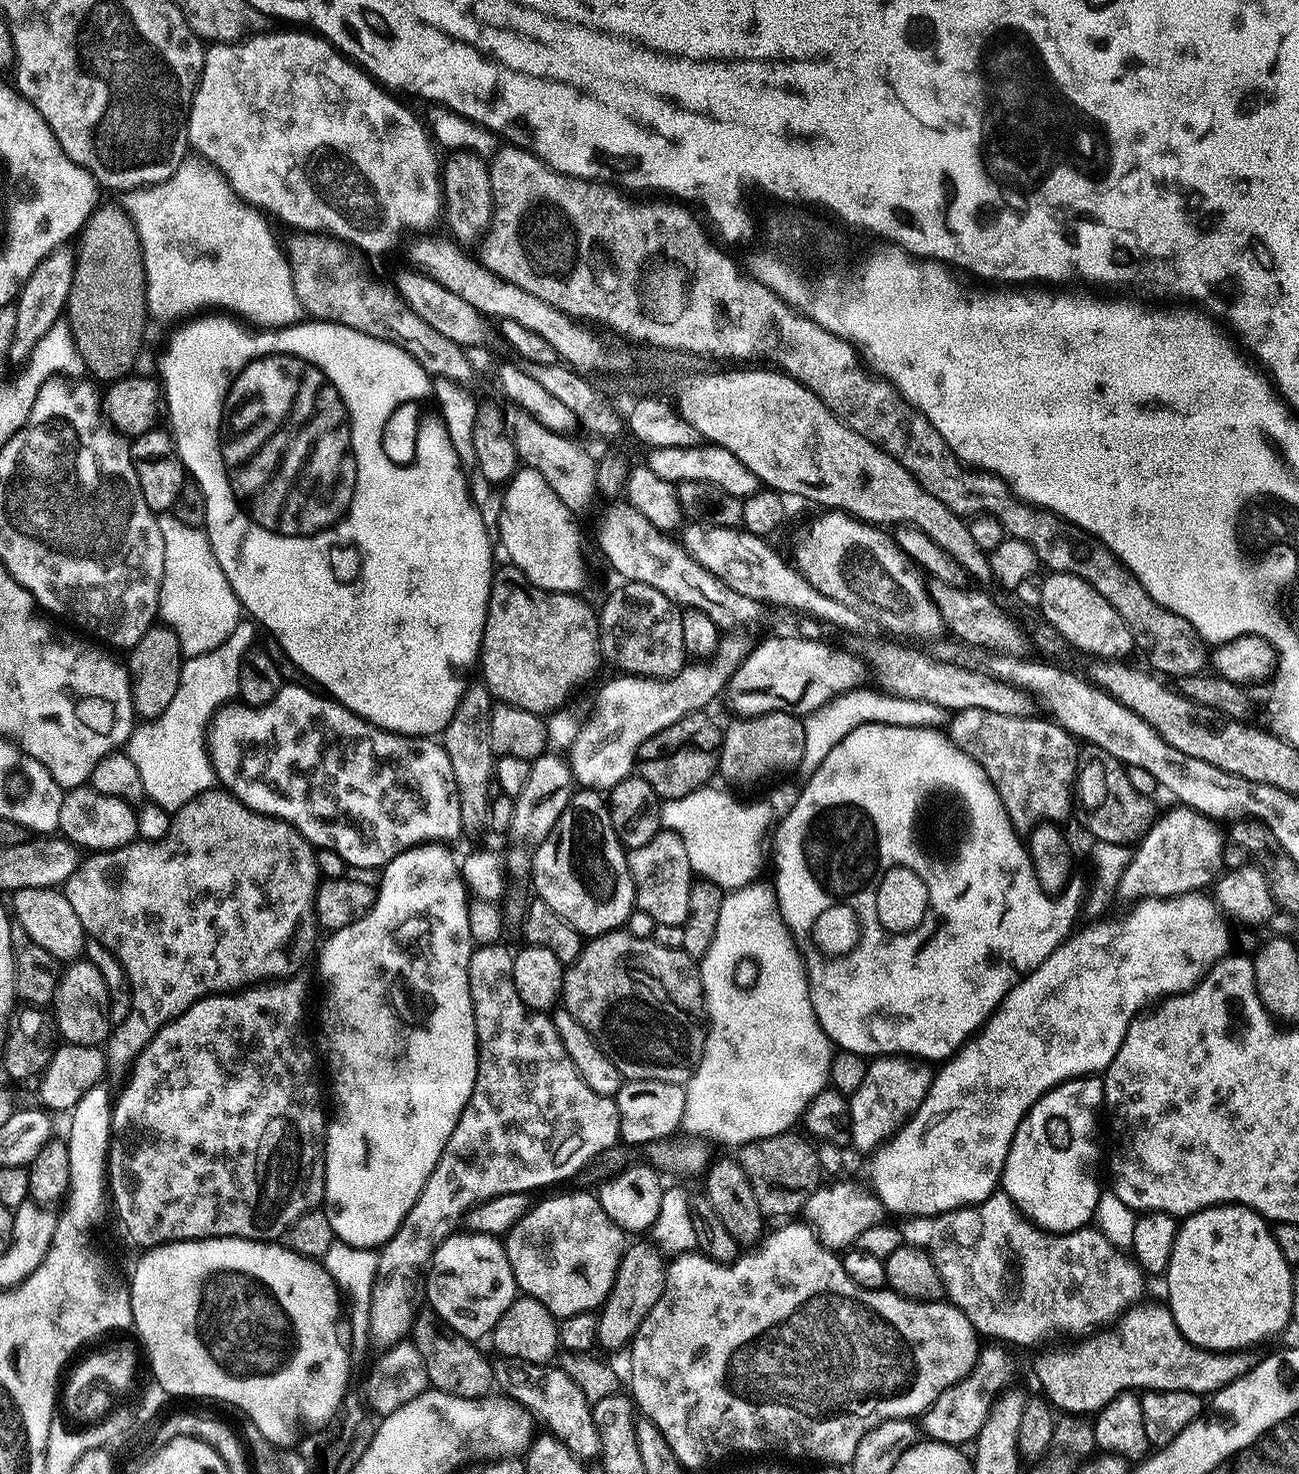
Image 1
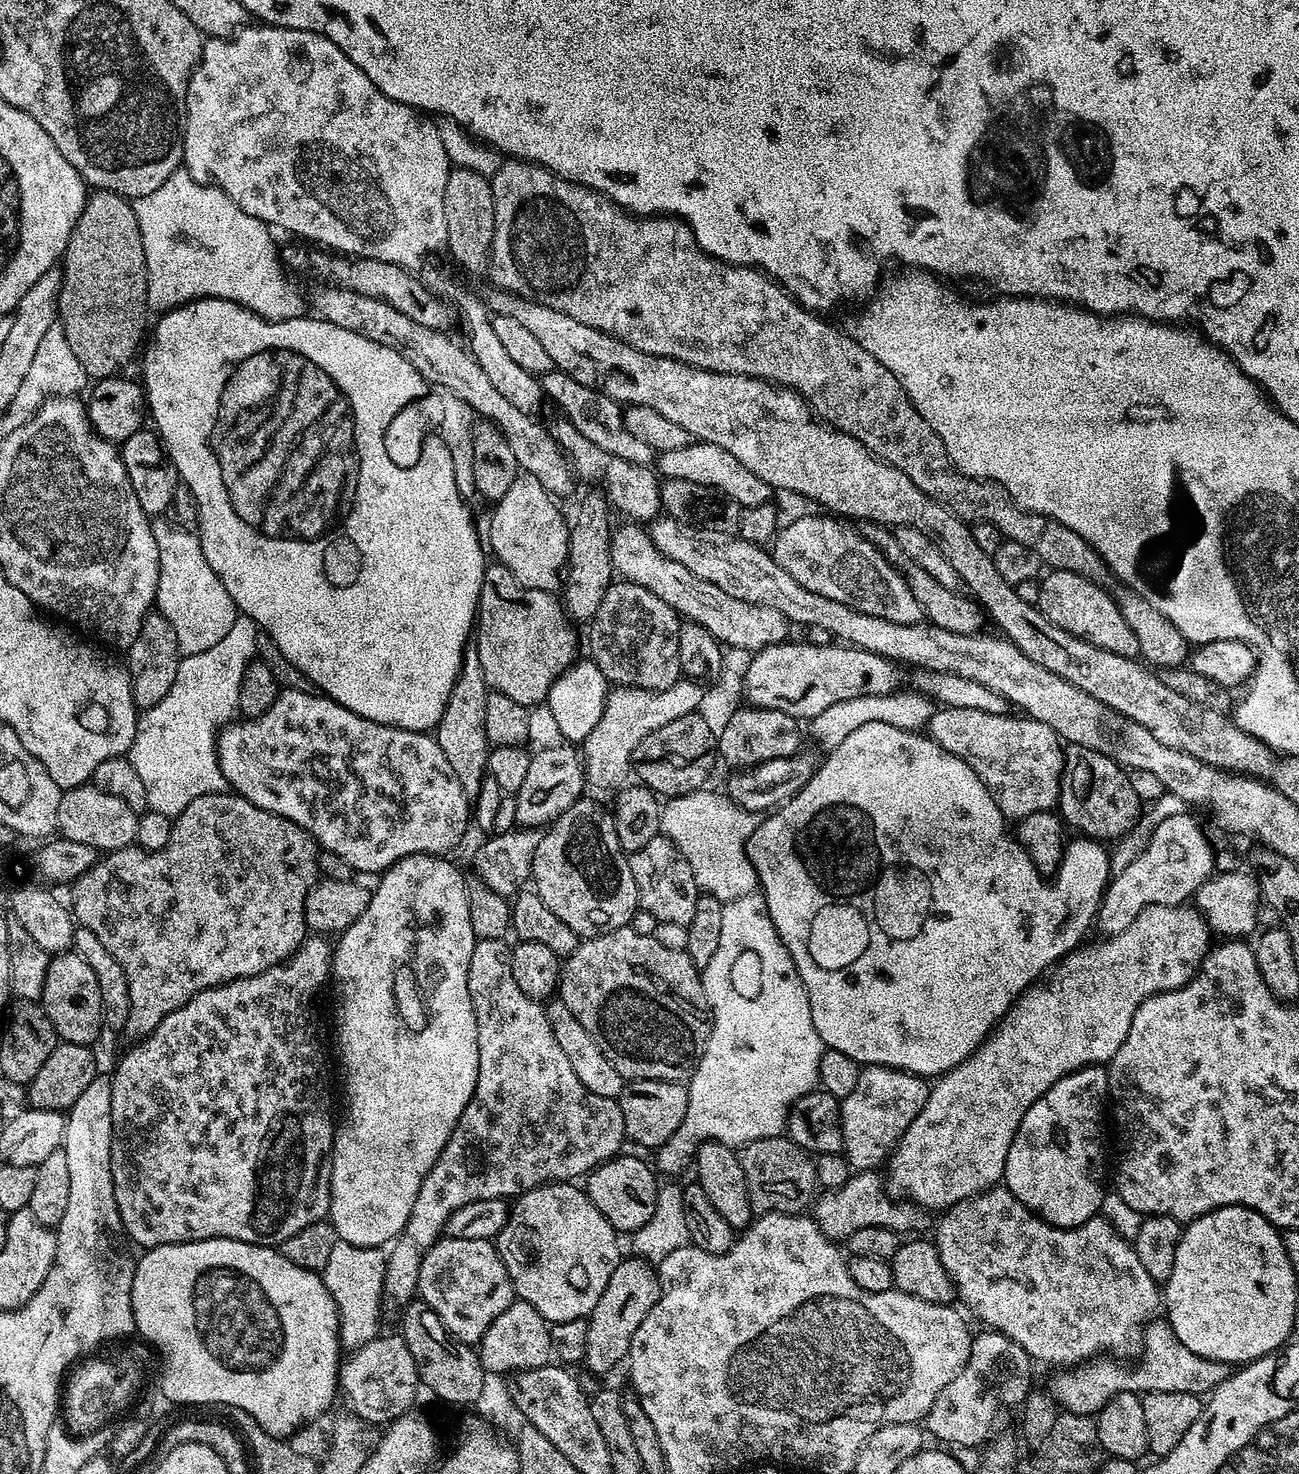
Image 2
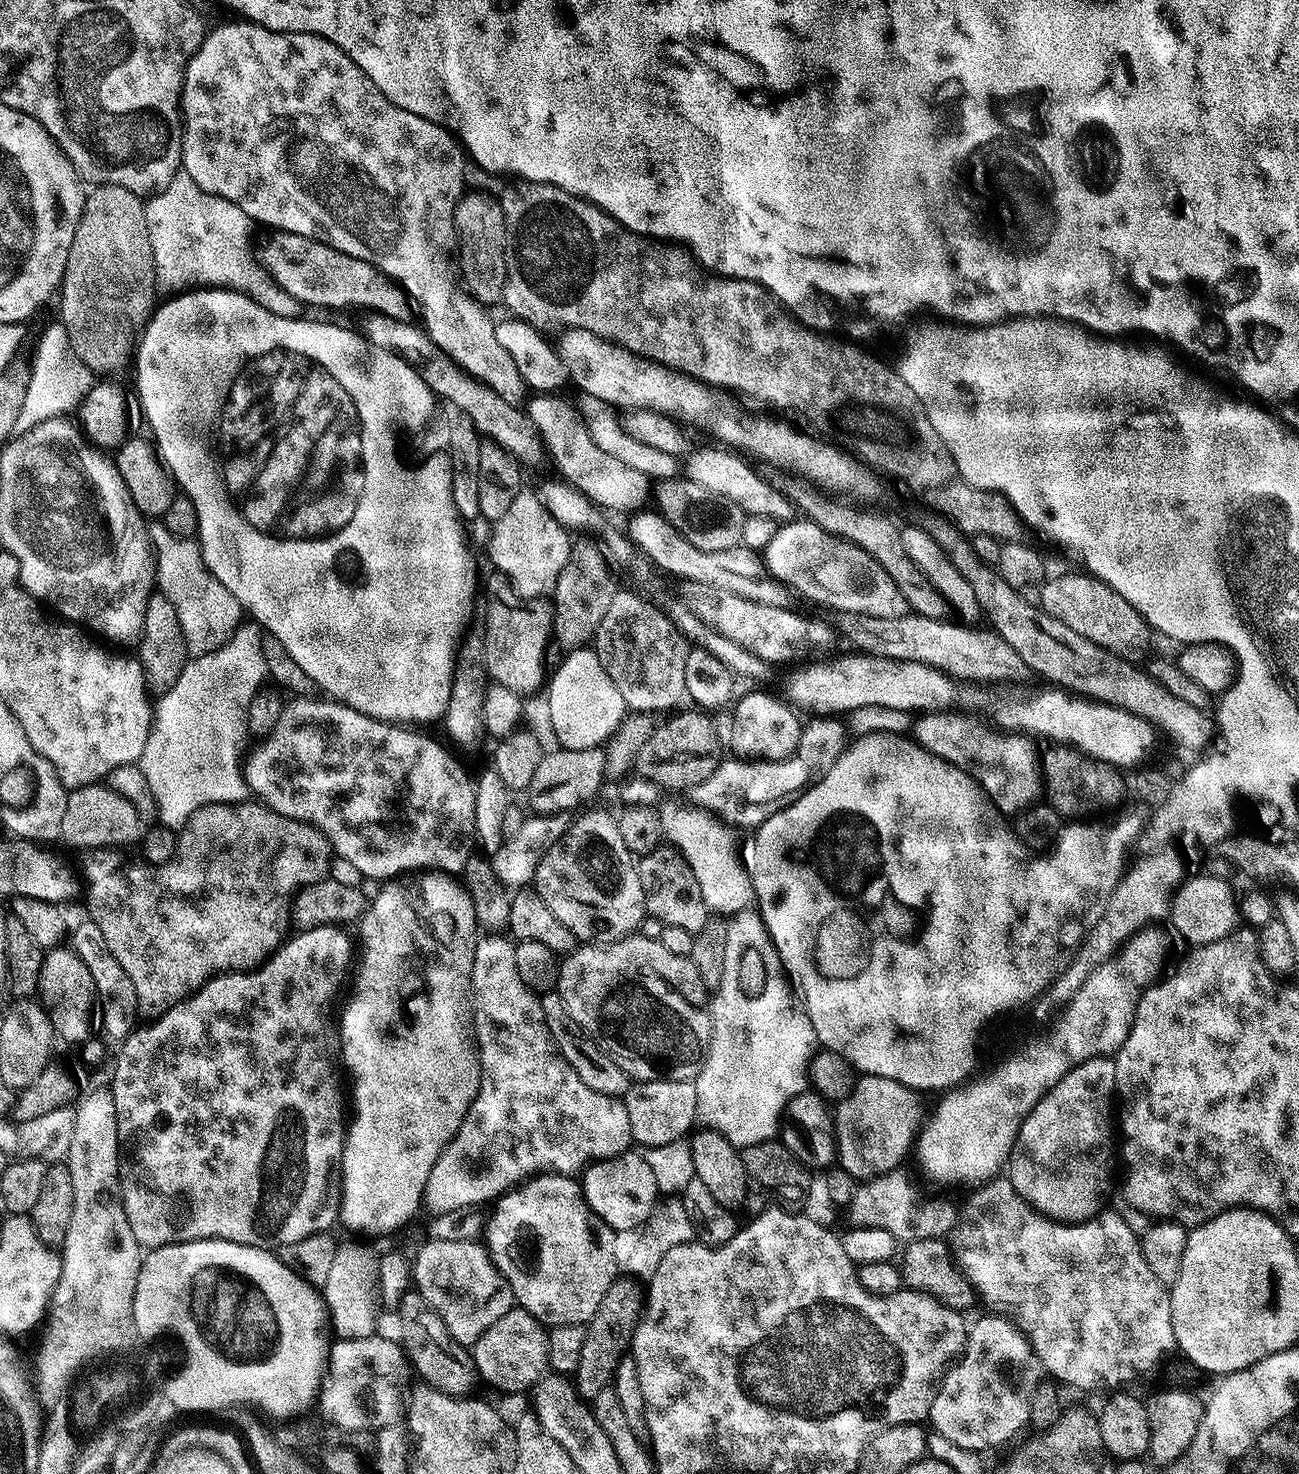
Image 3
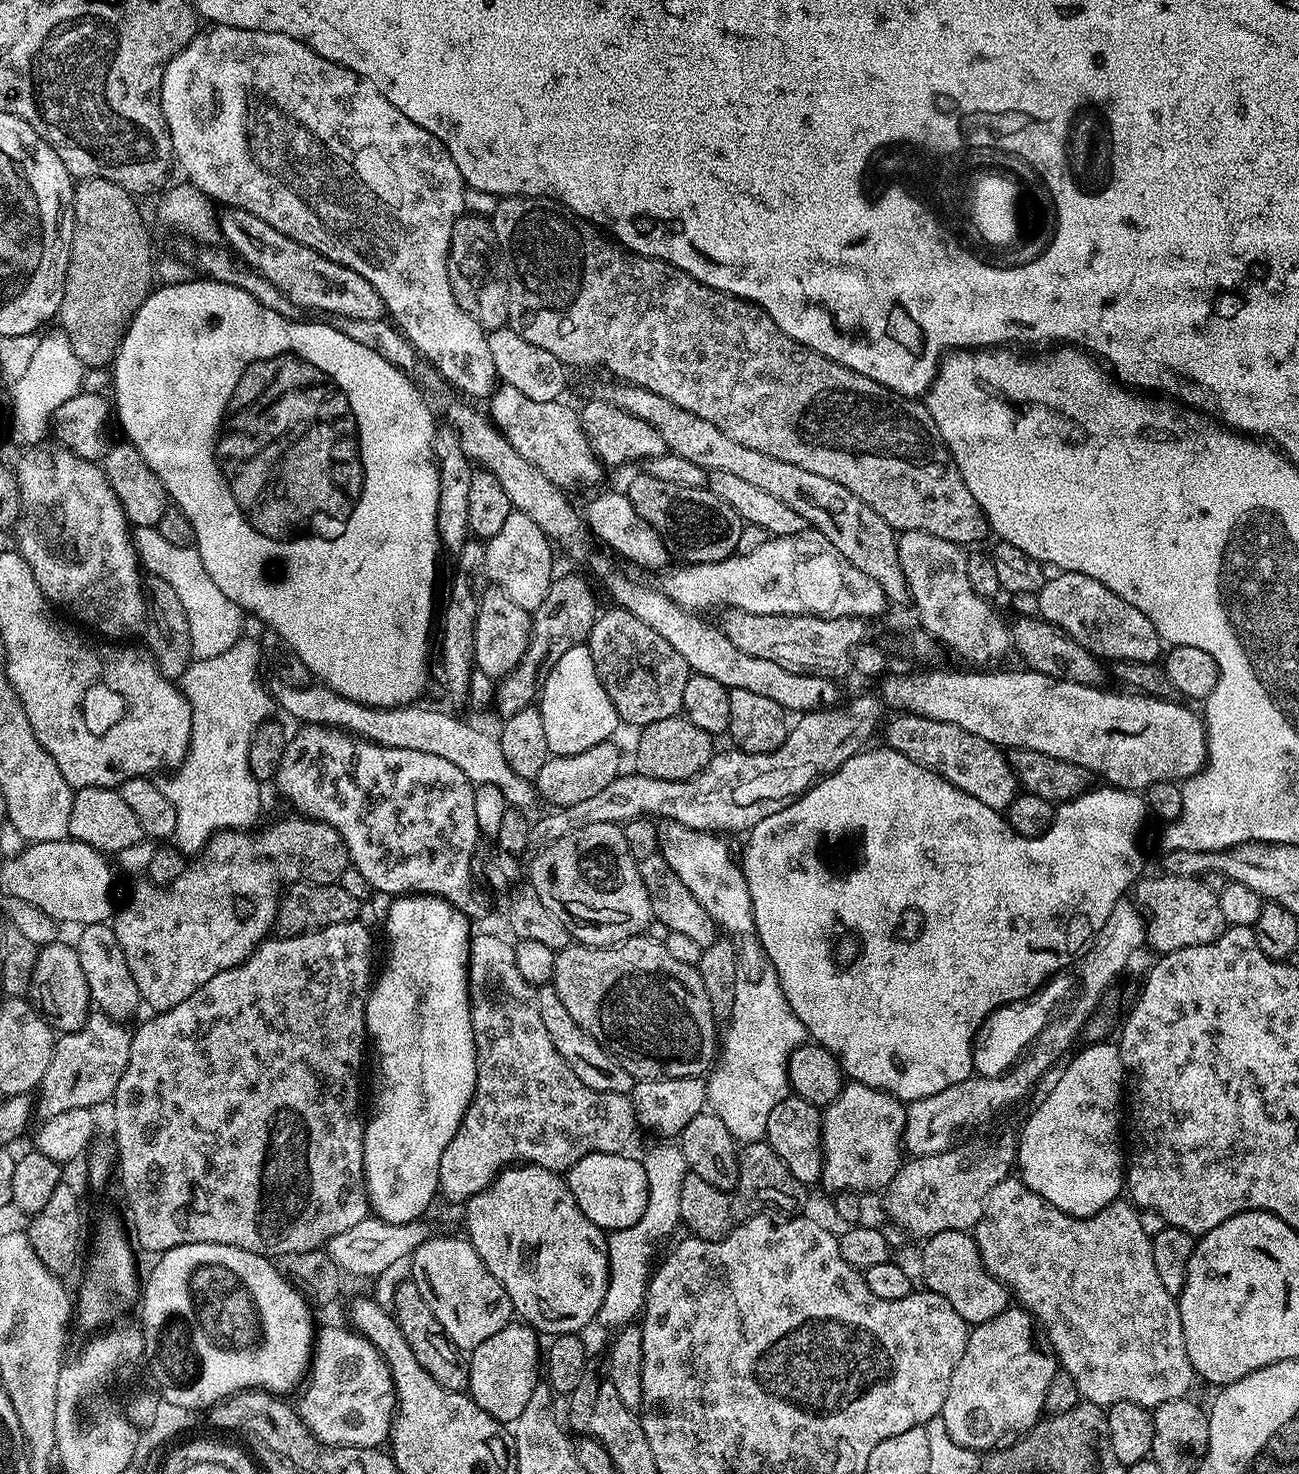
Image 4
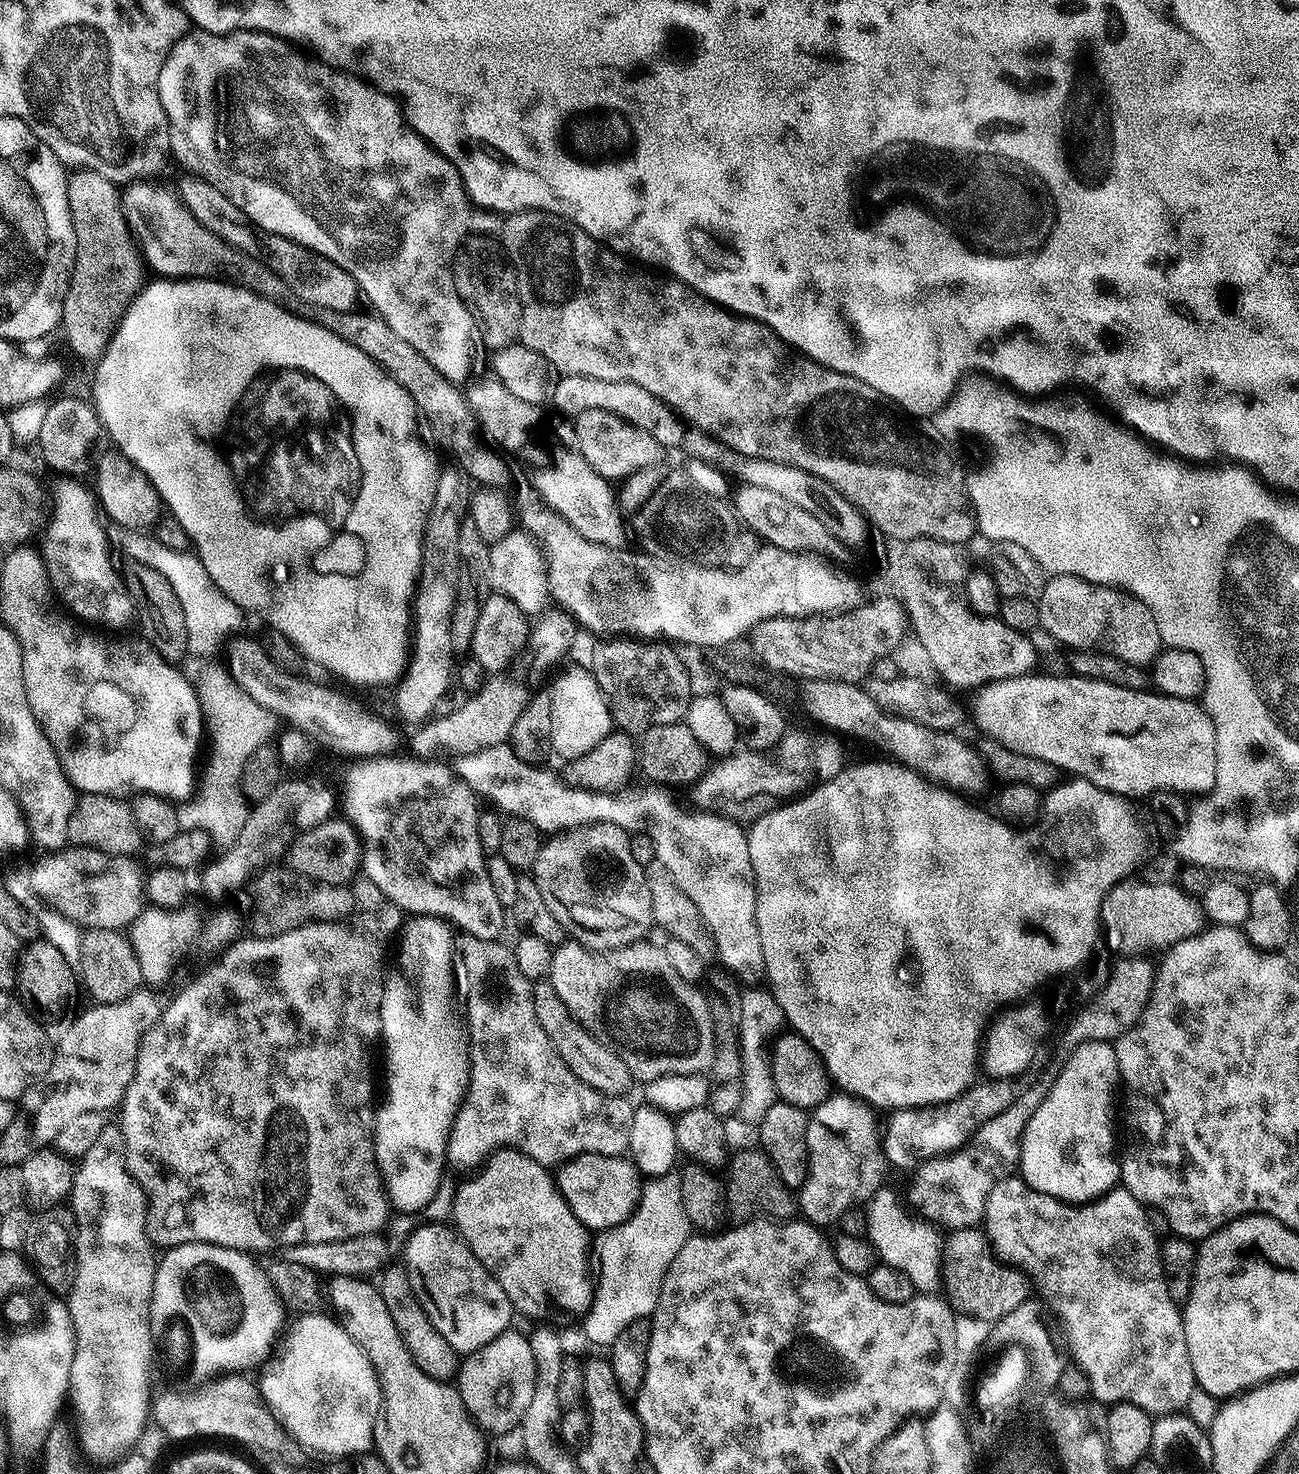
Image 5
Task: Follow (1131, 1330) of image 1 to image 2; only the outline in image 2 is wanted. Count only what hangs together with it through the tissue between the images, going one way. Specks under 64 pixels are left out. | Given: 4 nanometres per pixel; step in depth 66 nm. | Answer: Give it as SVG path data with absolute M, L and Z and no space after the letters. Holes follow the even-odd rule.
M1156 1318L1145 1323L1144 1353L1133 1368L1123 1368L1108 1358L1093 1358L1083 1364L1065 1367L1052 1380L1050 1395L1065 1412L1073 1412L1079 1416L1092 1416L1099 1413L1110 1398L1120 1392L1189 1392L1195 1396L1210 1394L1229 1376L1229 1365L1202 1358L1194 1354L1194 1350L1186 1350L1182 1342L1178 1342L1178 1334L1169 1326L1167 1319Z

